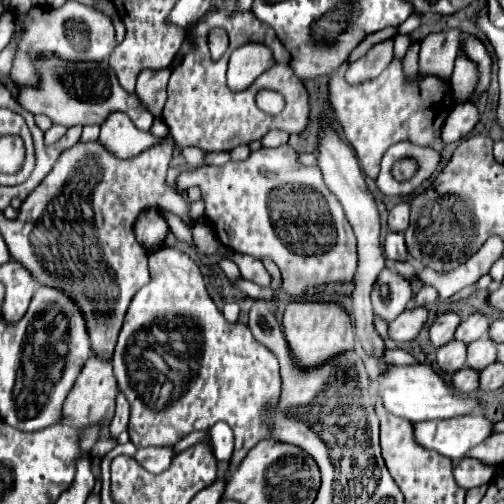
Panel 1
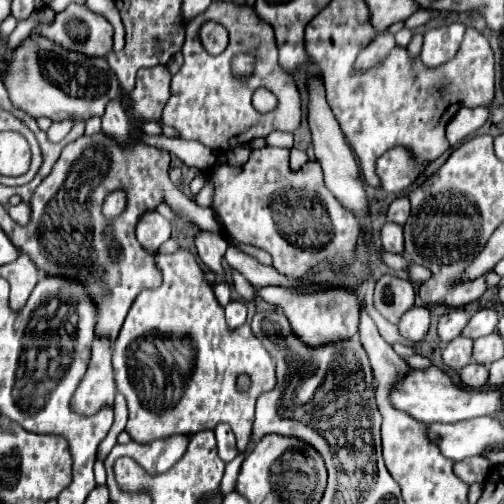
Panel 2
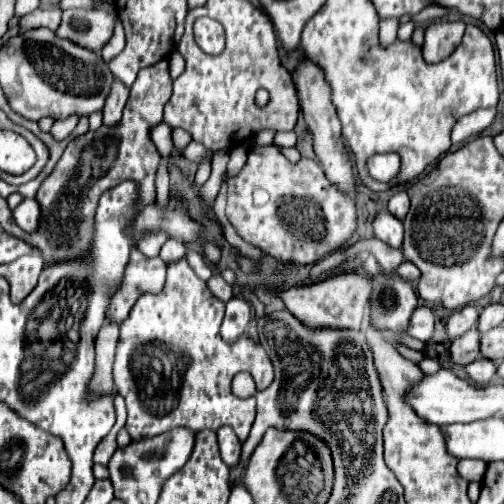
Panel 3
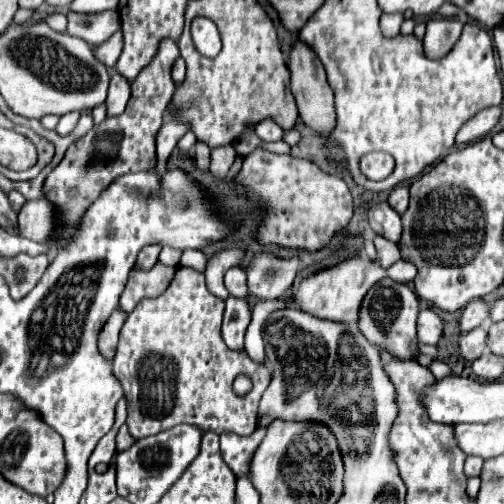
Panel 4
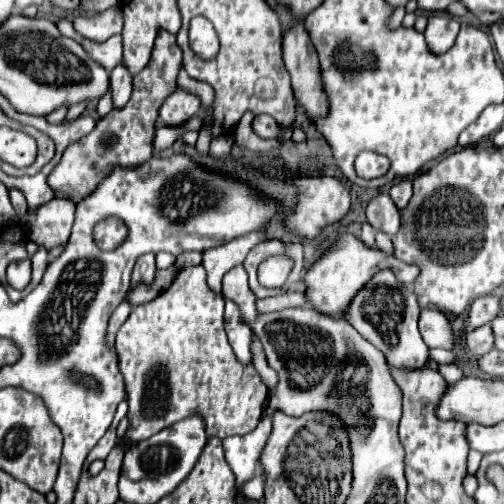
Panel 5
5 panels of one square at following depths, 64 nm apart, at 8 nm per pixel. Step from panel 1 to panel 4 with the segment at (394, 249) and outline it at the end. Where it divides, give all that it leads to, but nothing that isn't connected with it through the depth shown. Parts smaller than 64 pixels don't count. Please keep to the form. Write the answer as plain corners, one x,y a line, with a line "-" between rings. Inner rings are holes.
380,202
368,210
368,222
372,230
384,236
390,242
398,242
402,236
400,214
388,206
388,202

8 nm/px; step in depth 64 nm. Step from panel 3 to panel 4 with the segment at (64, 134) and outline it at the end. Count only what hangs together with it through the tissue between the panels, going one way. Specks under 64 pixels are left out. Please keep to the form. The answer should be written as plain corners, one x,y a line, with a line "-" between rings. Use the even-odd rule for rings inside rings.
68,112
68,114
64,114
64,116
60,118
58,126
56,126
56,132
58,132
60,136
68,136
68,134
74,130
74,126
78,124
78,118
80,118
80,112

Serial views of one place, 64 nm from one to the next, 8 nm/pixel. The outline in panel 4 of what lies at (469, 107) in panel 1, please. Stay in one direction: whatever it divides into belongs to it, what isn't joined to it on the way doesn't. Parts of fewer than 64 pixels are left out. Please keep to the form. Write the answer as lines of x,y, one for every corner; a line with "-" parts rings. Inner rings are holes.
486,108
484,112
478,112
476,116
472,116
472,120
468,120
468,124
464,124
464,128
460,128
460,132
456,134
456,144
462,142
474,142
478,138
484,138
500,120
500,108

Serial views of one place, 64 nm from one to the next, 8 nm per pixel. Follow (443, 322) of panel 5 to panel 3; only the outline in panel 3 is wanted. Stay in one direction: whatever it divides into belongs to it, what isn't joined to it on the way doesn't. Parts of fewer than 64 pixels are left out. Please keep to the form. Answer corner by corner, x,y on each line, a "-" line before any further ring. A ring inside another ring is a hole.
426,306
416,308
416,312
412,312
408,334
412,338
428,342
432,338
432,332
434,332
434,314
432,314
432,310
426,308

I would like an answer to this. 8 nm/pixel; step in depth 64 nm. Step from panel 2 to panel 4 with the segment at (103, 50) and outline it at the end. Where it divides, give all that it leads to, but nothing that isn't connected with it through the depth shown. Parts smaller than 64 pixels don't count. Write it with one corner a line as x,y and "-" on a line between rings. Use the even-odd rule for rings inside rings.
104,10
98,14
68,12
66,18
68,18
66,32
70,36
82,38
90,46
100,46
120,28
120,16
116,10

